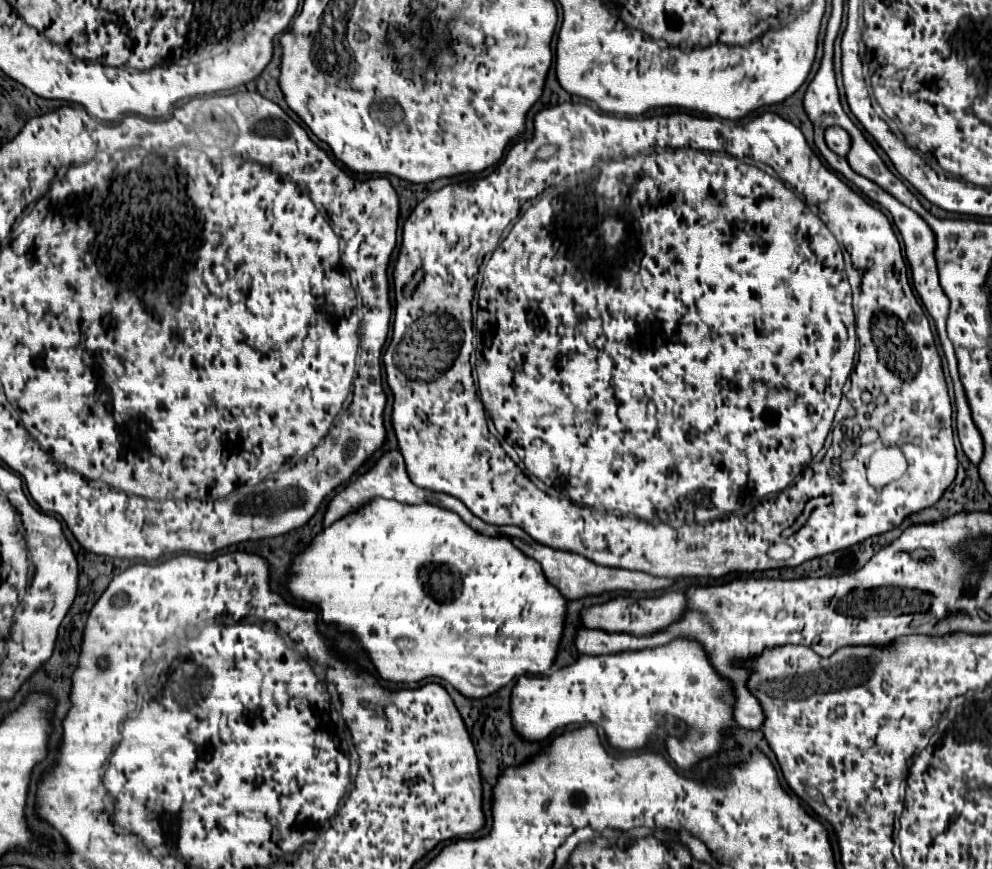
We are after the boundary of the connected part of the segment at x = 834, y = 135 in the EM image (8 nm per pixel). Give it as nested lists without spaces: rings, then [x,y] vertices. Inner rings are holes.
[[[830,126],[826,130],[826,142],[828,142],[828,148],[834,150],[838,156],[846,156],[850,152],[850,146],[852,146],[848,132],[840,126]]]

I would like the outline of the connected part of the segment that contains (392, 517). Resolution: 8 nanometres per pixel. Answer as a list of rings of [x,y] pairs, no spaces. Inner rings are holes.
[[[382,498],[372,500],[356,514],[350,514],[348,518],[342,518],[330,528],[324,528],[312,540],[312,544],[294,560],[288,588],[296,598],[316,604],[320,608],[320,616],[324,622],[328,624],[334,622],[340,630],[354,632],[360,638],[360,644],[368,650],[370,660],[376,666],[380,678],[390,682],[420,682],[426,678],[440,678],[440,680],[448,680],[456,690],[460,690],[468,698],[488,696],[498,688],[506,686],[512,678],[522,674],[540,674],[540,676],[548,674],[556,658],[556,650],[558,650],[558,642],[564,626],[564,614],[566,614],[566,598],[562,598],[562,594],[552,584],[548,584],[540,564],[524,556],[518,548],[514,548],[508,538],[484,536],[472,530],[470,526],[466,526],[458,514],[450,510],[442,510],[432,504],[408,506],[408,504],[382,500]]]

